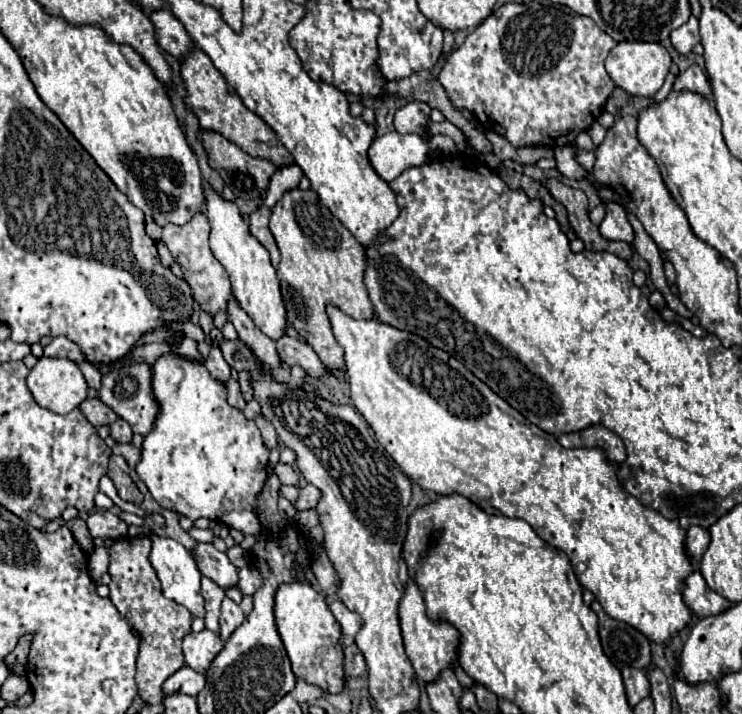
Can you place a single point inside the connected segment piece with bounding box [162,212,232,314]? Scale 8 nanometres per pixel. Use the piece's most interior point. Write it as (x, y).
(188, 243)

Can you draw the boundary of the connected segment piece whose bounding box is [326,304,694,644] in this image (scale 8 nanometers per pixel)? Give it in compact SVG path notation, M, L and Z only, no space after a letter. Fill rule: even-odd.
M328 304L326 314L336 342L344 350L344 370L350 382L350 398L366 418L376 440L386 448L402 472L436 494L458 492L480 508L496 508L508 518L526 520L548 544L564 550L578 582L590 590L610 618L640 628L648 638L668 642L682 630L692 612L682 600L682 578L694 572L684 552L684 530L676 520L666 520L652 508L624 492L612 466L600 448L564 448L556 436L540 430L494 394L462 362L432 346L424 338L398 330L376 318L356 320Z

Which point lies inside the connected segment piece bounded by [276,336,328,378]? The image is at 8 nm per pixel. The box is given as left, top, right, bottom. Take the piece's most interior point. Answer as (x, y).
(292, 351)

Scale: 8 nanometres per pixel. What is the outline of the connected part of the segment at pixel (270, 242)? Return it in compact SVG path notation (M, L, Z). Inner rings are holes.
M258 208L250 214L250 220L248 220L248 228L250 228L250 234L270 252L272 256L272 264L278 266L280 262L280 252L278 252L278 246L274 242L274 236L268 228L268 220L270 220L270 214L272 210L270 208Z

